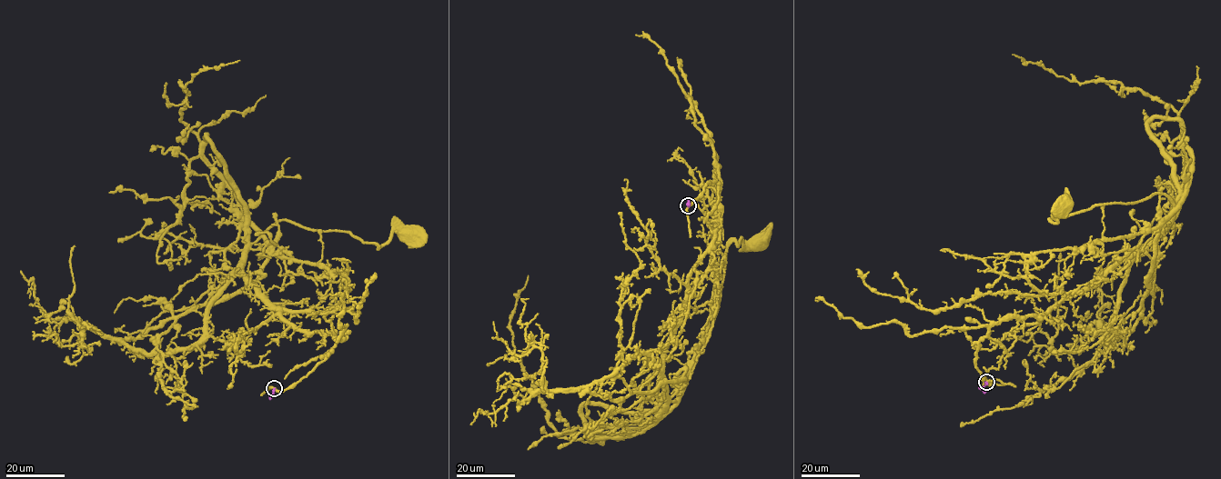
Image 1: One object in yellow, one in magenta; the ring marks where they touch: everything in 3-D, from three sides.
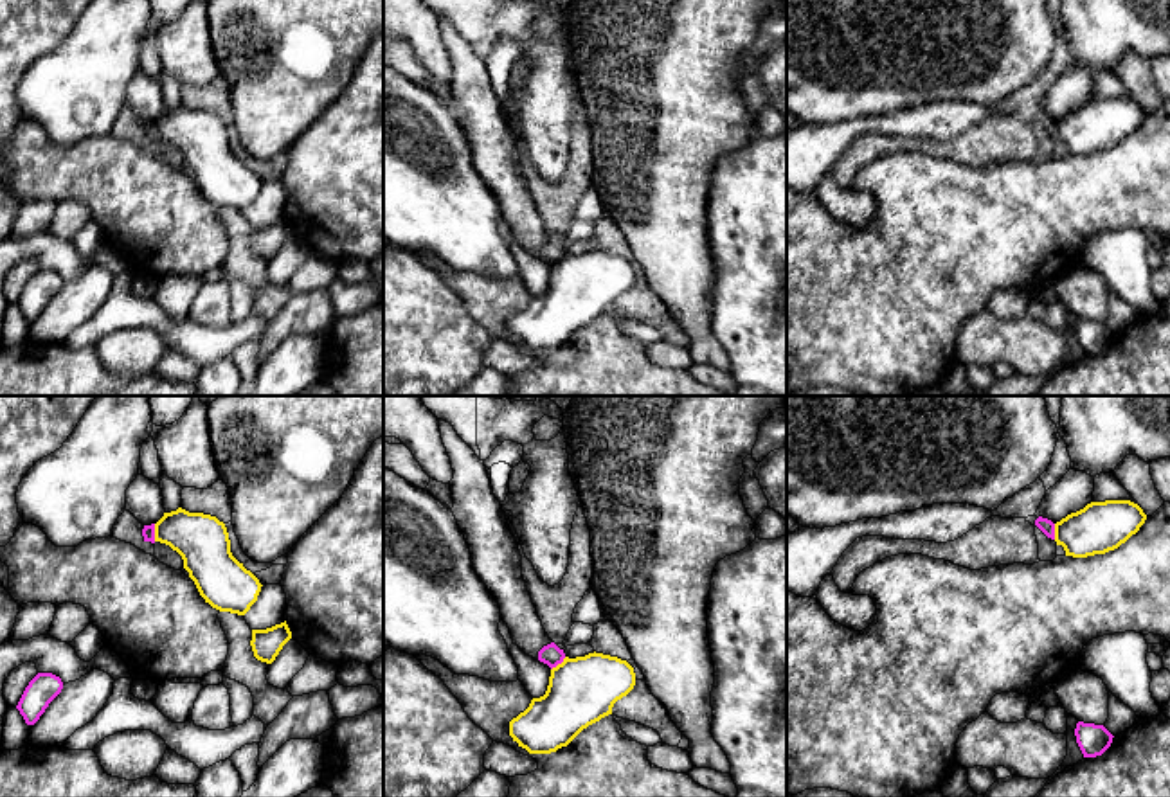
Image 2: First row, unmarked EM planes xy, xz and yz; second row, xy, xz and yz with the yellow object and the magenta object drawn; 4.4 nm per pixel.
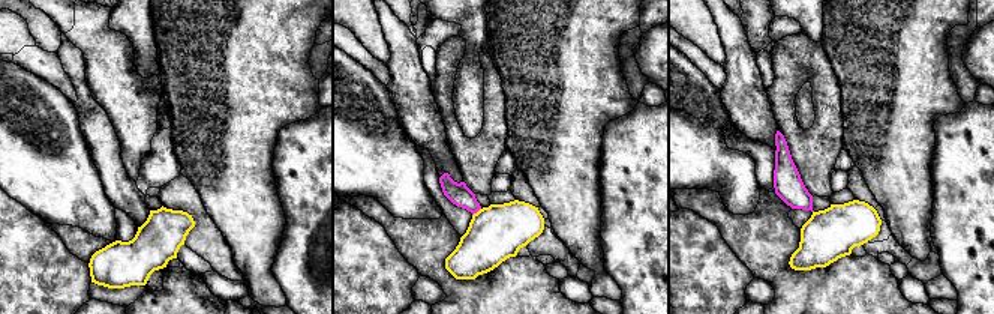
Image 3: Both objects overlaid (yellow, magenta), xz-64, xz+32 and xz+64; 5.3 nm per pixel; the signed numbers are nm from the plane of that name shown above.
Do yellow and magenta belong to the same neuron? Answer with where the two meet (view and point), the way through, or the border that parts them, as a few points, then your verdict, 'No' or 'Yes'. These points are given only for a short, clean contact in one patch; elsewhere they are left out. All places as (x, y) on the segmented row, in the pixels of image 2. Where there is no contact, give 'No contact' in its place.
Touches yellow at xy (155, 533). Boundary: xy (153, 524), (155, 540). No

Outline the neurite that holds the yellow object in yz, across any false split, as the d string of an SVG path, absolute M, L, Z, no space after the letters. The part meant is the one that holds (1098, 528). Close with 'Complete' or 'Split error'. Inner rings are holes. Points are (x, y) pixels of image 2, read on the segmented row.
M1130 500L1091 502L1055 524L1055 542L1066 556L1105 554L1136 534L1145 520L1143 509Z. Complete

